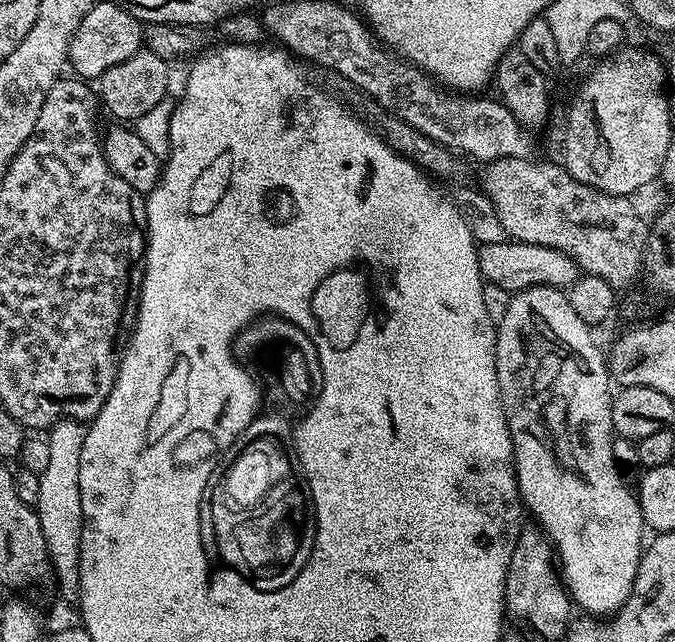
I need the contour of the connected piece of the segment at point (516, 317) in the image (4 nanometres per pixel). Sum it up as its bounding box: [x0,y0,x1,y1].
[478,242,646,616]

